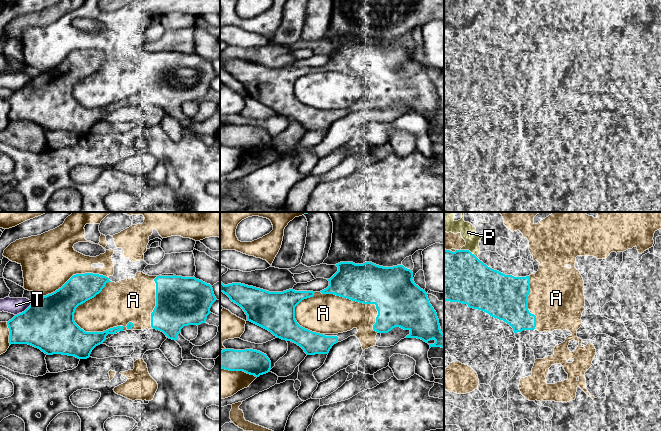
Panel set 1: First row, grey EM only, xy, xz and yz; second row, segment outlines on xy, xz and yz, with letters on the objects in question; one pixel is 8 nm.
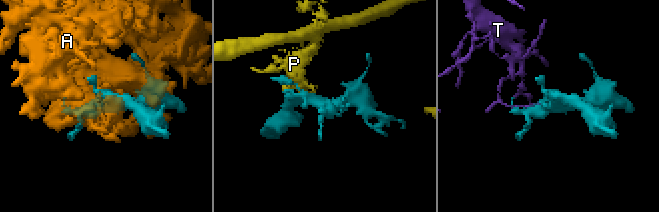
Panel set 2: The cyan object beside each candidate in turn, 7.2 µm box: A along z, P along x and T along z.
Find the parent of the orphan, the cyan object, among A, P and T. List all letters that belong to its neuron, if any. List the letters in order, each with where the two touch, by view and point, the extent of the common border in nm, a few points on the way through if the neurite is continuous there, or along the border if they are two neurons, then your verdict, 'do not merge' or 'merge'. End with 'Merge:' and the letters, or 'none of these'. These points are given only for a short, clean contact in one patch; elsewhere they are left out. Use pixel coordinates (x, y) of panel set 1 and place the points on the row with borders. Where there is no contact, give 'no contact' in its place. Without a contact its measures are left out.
A: xy (82, 303) | 460 nm | merge
P: yz (468, 250) | 150 nm | do not merge
T: xy (24, 311) | 170 nm | do not merge
Merge: A

